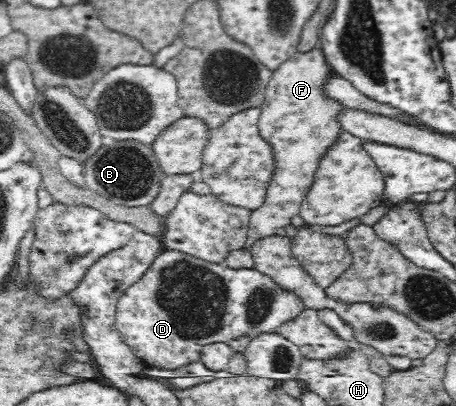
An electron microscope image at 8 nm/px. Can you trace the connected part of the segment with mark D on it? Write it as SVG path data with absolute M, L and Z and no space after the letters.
M163 248L143 278L119 298L115 327L120 339L140 359L141 366L179 369L201 360L207 369L220 372L227 369L228 359L234 354L228 344L231 340L238 337L254 338L263 332L277 332L303 309L304 303L299 296L289 290L283 291L271 277L255 269L230 269L224 264L205 261L183 251Z

